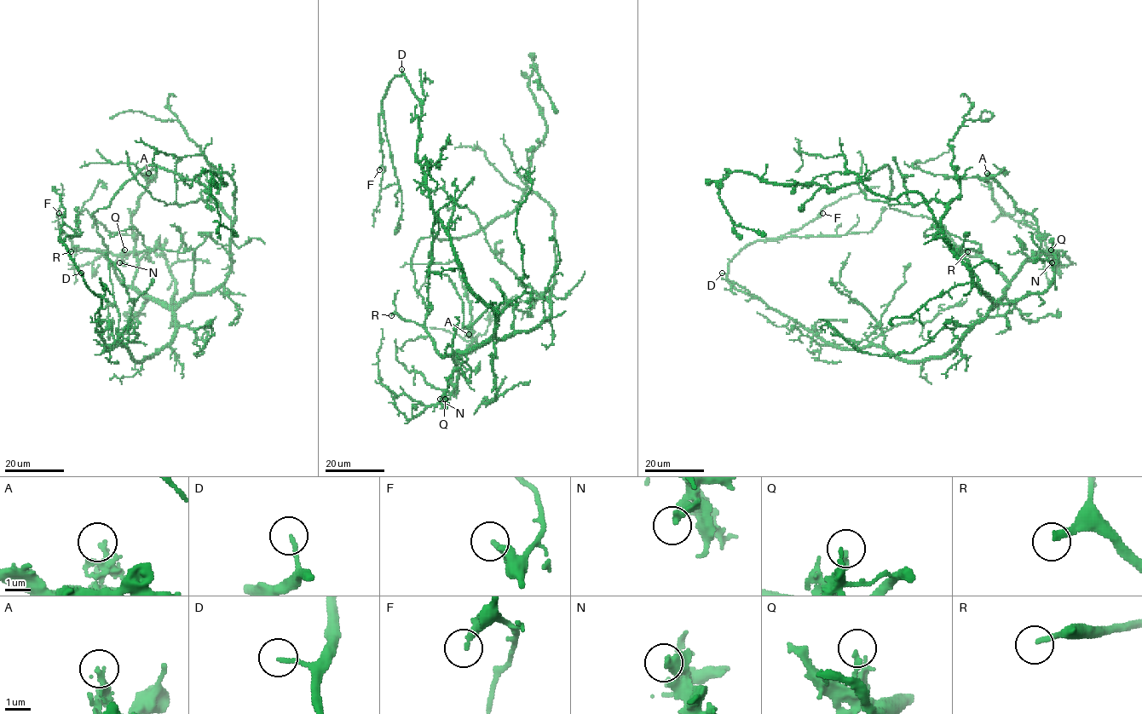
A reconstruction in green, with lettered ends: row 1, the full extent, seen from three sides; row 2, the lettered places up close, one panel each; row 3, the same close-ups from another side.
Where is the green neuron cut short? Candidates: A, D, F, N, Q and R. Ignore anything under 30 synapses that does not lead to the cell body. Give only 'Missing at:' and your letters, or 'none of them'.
Missing at: R

